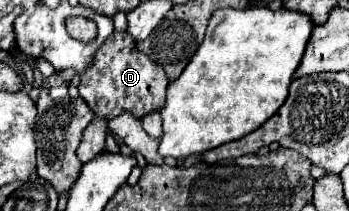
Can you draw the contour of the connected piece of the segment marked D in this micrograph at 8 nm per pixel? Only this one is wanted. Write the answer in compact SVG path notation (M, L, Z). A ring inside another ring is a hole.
M113 32L101 44L99 54L95 54L95 66L91 66L87 74L81 74L79 94L95 112L95 118L113 120L123 112L129 112L135 118L143 118L145 114L163 108L167 84L169 80L161 66L139 52L135 48L135 40L127 32Z

